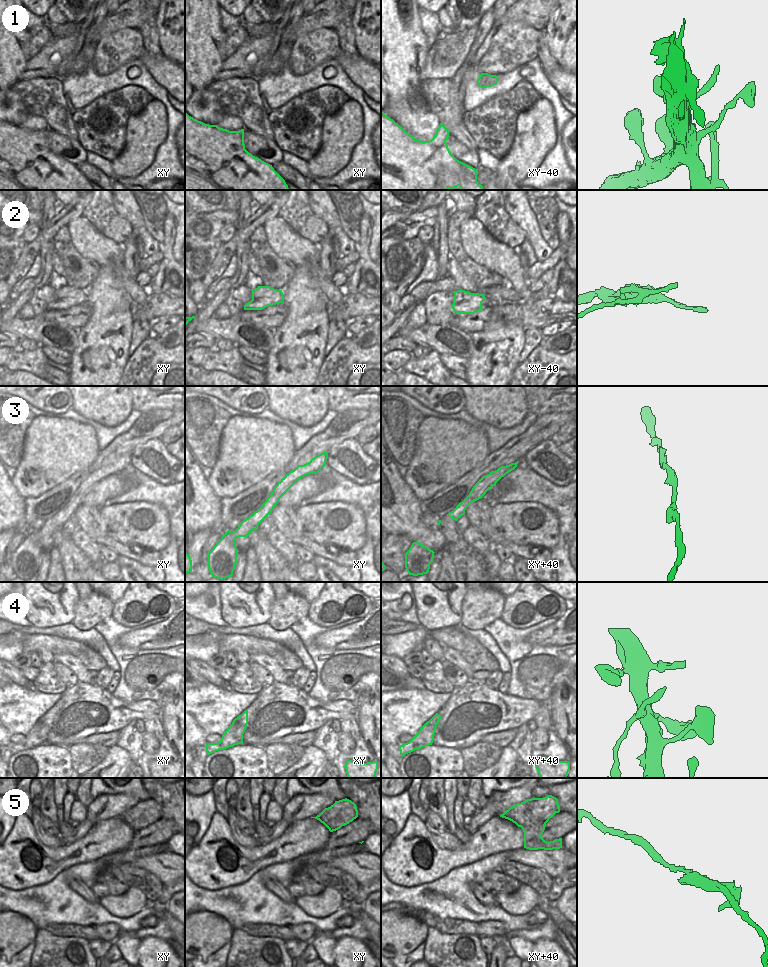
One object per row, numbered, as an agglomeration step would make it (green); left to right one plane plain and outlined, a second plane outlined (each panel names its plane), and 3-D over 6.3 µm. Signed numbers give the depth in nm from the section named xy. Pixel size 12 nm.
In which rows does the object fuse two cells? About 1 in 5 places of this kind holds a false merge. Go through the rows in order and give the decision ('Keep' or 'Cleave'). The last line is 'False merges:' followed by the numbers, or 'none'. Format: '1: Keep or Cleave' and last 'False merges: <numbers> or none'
1: Keep
2: Cleave
3: Keep
4: Cleave
5: Cleave
False merges: 2, 4, 5

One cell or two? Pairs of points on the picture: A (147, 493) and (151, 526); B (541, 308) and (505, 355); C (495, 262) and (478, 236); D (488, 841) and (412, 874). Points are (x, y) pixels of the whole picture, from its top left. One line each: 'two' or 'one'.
A: two
B: two
C: one
D: one

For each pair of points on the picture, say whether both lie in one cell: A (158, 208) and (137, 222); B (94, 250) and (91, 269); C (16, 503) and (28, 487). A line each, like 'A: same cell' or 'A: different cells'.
A: different cells
B: different cells
C: different cells

